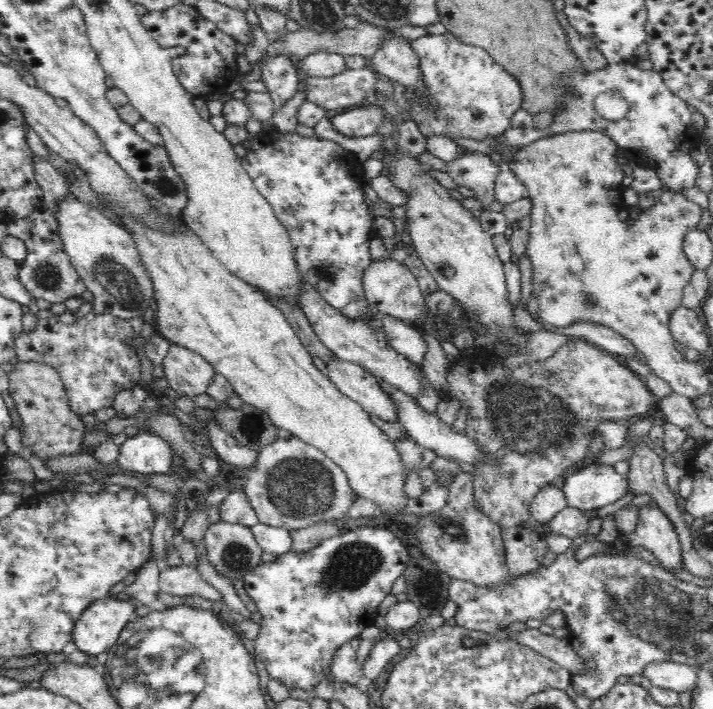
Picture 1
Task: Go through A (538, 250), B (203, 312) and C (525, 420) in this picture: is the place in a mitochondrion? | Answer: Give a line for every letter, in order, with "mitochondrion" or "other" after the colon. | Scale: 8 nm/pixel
A: other
B: other
C: mitochondrion

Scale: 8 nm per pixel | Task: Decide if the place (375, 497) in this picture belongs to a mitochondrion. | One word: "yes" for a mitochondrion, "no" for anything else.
no

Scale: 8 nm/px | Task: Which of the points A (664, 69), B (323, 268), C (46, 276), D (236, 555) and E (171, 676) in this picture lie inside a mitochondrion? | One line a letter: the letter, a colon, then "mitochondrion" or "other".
A: other
B: mitochondrion
C: mitochondrion
D: mitochondrion
E: mitochondrion

